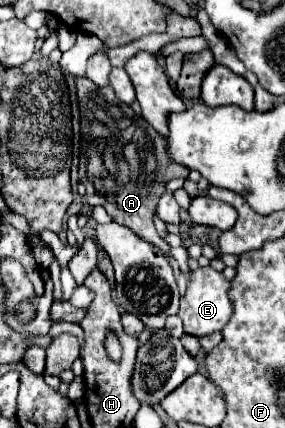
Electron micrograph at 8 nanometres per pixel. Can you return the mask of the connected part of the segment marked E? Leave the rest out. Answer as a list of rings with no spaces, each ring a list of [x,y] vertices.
[[[197,268],[193,272],[193,280],[187,286],[185,296],[181,298],[181,306],[179,306],[179,316],[183,320],[185,332],[193,334],[197,338],[211,334],[211,332],[221,332],[223,326],[229,322],[231,314],[233,314],[233,306],[227,298],[227,288],[229,282],[223,278],[221,272],[215,272],[213,268]]]

